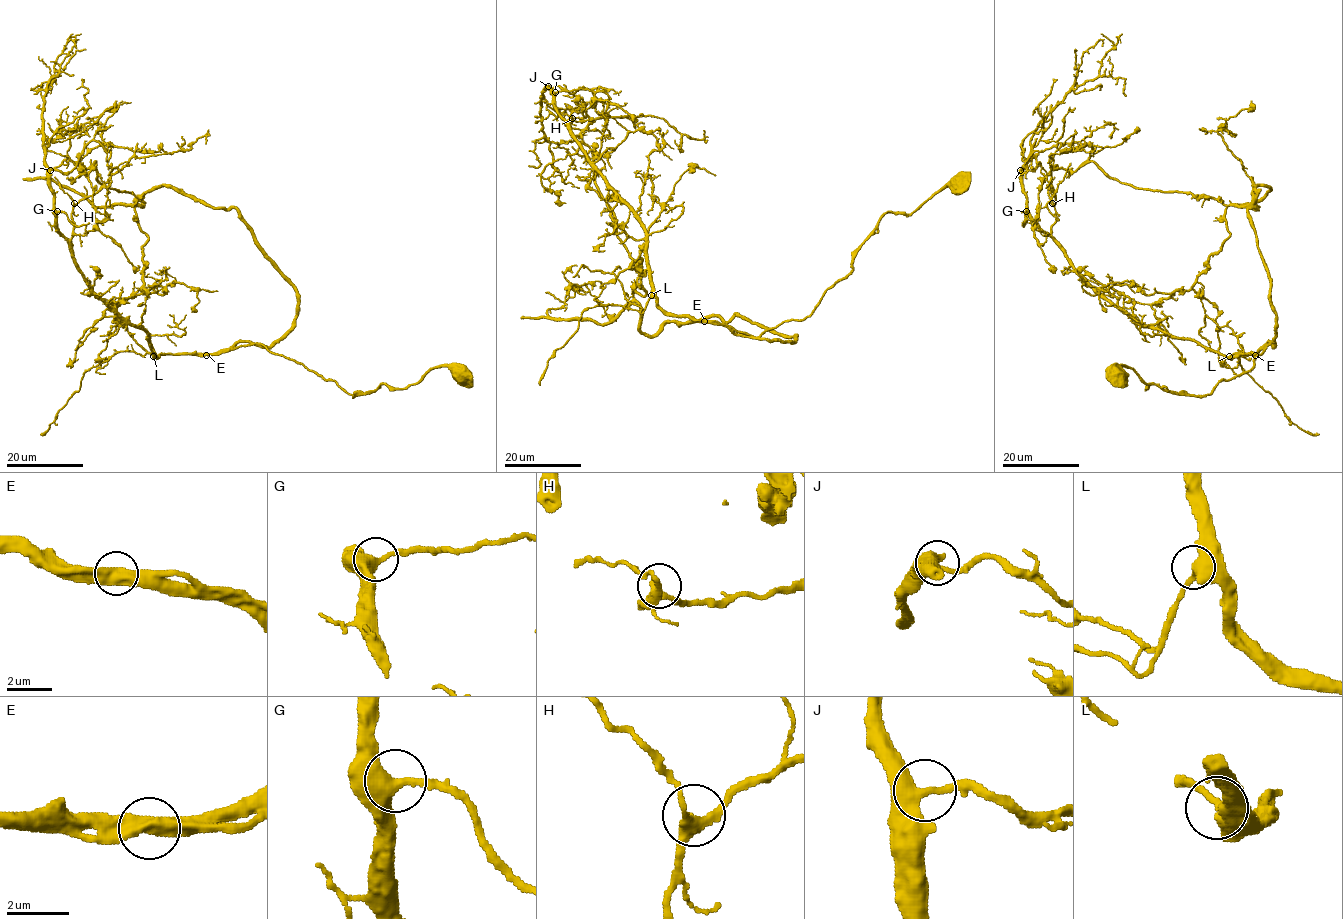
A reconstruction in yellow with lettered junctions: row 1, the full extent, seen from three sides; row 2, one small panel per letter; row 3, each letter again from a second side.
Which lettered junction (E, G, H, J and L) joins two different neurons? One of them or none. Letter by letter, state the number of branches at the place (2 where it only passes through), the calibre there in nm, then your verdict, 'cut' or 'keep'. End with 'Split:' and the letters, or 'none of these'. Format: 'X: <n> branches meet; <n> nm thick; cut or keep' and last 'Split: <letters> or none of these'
E: 2 branches meet; 550 nm thick; keep
G: 2 branches meet; 500 nm thick; keep
H: 3 branches meet; 320 nm thick; keep
J: 3 branches meet; 400 nm thick; keep
L: 2 branches meet; 480 nm thick; keep
Split: none of these

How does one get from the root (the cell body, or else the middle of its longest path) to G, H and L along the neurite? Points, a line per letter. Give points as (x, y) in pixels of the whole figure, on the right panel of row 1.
G: (1114, 378), (1128, 366), (1146, 389), (1205, 396), (1249, 370), (1270, 343), (1227, 358), (1138, 325), (1026, 211)
H: (1114, 378), (1128, 366), (1146, 389), (1205, 396), (1270, 343), (1227, 358), (1138, 325), (1053, 238), (1052, 203)
L: (1114, 378), (1128, 366), (1146, 389), (1154, 384), (1205, 396), (1220, 381), (1249, 370), (1270, 343), (1229, 356)

